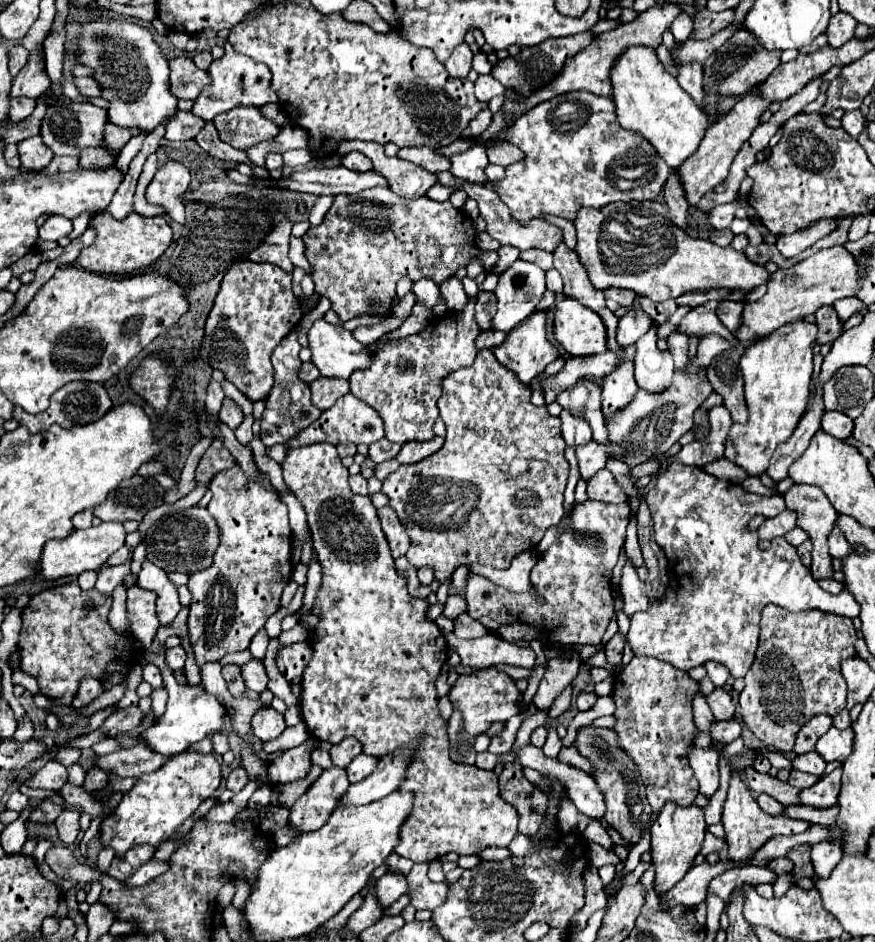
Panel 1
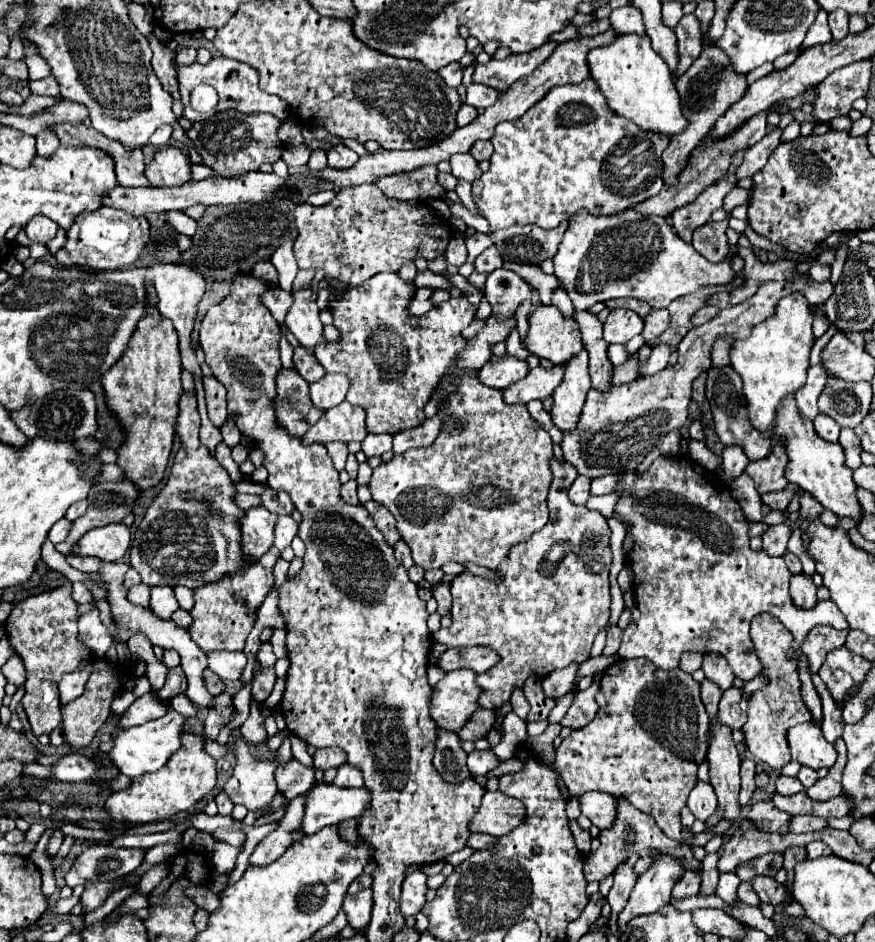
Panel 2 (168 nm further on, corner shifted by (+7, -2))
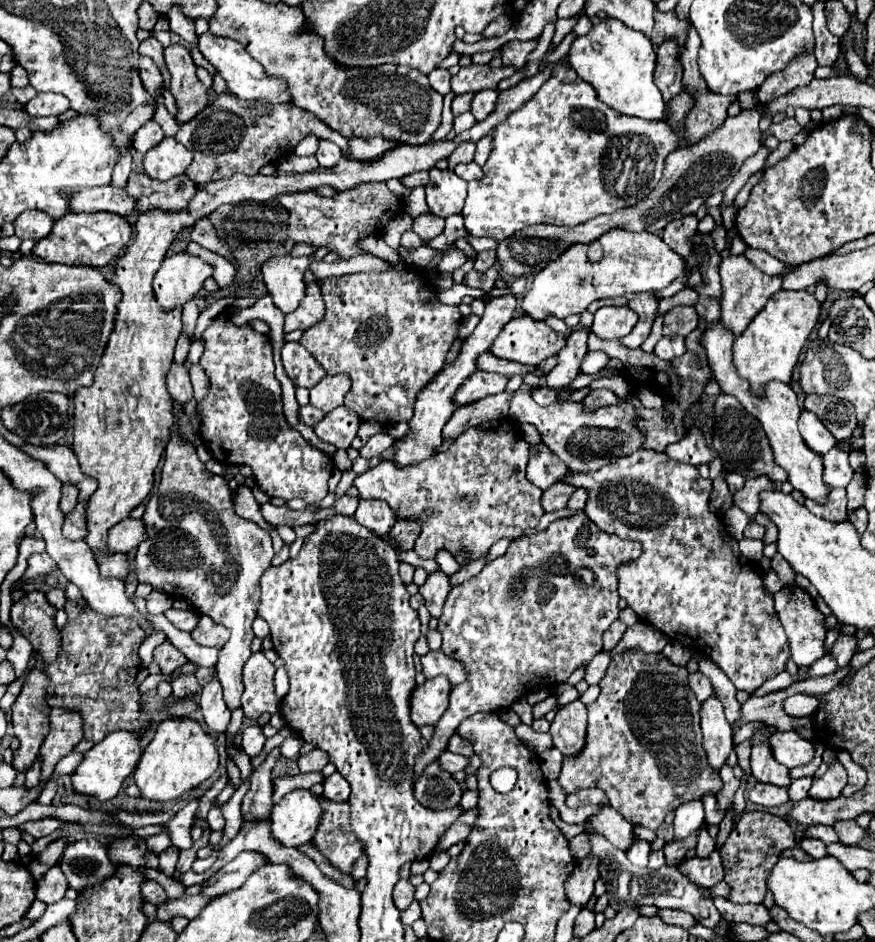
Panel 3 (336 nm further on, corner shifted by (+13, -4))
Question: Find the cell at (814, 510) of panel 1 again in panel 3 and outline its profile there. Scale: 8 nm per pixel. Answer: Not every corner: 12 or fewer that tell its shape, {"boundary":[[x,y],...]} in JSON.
{"boundary":[[798,585],[774,595],[798,667],[824,657],[824,619]]}

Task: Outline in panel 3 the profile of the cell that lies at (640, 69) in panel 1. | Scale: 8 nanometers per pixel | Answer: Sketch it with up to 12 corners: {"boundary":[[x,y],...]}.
{"boundary":[[618,19],[574,39],[568,63],[608,107],[664,117],[656,51]]}

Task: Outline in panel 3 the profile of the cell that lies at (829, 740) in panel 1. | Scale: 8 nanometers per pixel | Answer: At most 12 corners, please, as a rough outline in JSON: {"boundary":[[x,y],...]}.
{"boundary":[[794,731],[770,737],[772,755],[788,769],[814,757],[810,741]]}

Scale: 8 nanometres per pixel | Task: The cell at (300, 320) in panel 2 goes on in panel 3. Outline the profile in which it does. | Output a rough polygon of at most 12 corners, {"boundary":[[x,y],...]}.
{"boundary":[[308,257],[262,263],[264,285],[282,313],[304,297]]}

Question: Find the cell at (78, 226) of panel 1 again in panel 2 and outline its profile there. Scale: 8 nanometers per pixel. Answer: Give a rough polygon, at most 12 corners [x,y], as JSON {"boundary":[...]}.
{"boundary":[[60,229],[56,237],[46,243],[50,253],[56,255],[68,241],[66,231]]}

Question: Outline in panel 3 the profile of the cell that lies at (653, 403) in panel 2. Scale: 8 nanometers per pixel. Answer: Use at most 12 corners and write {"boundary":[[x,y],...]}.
{"boundary":[[532,373],[510,417],[538,429],[572,471],[596,471],[640,449],[628,403],[584,411],[534,403]]}

